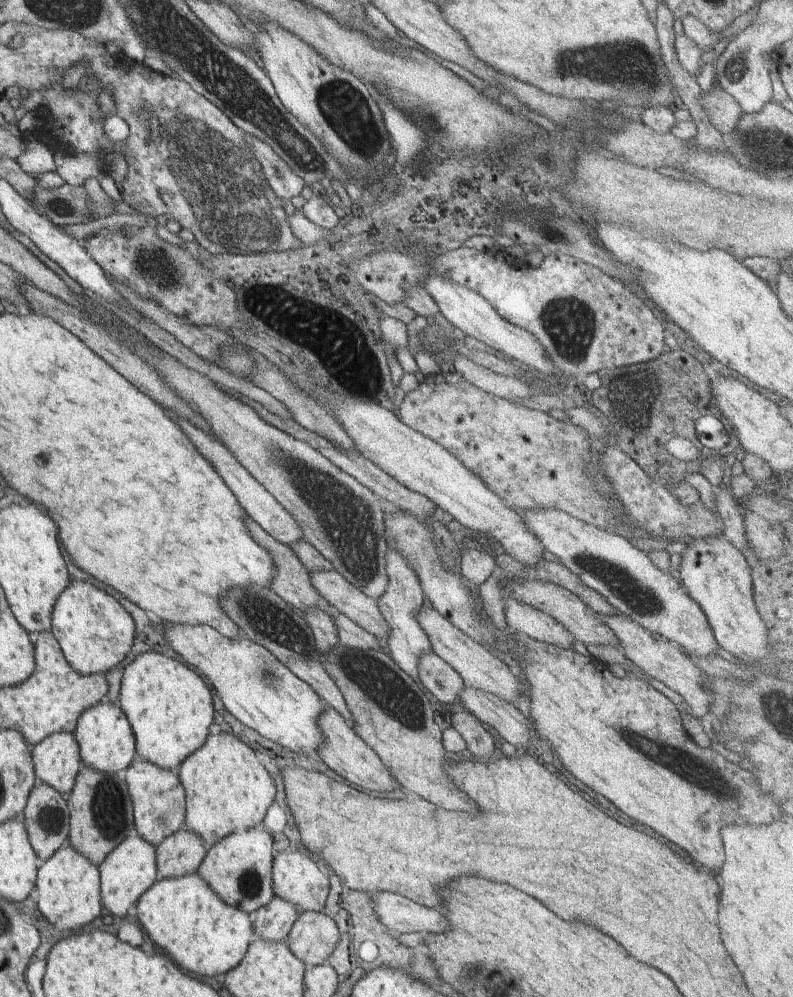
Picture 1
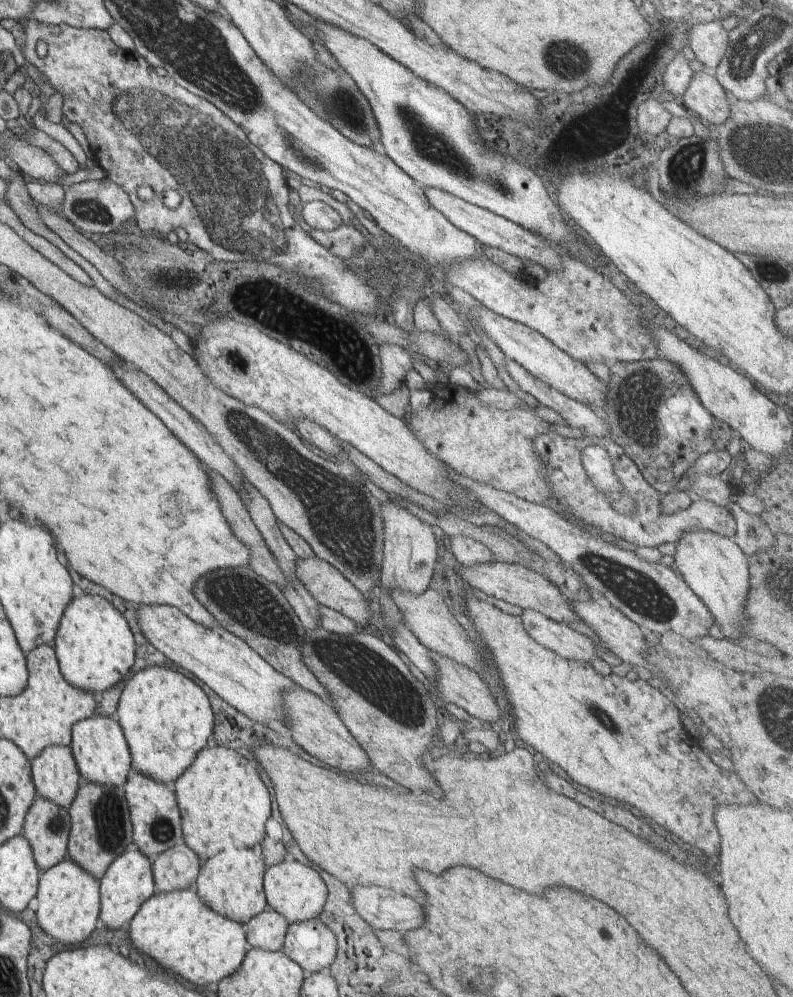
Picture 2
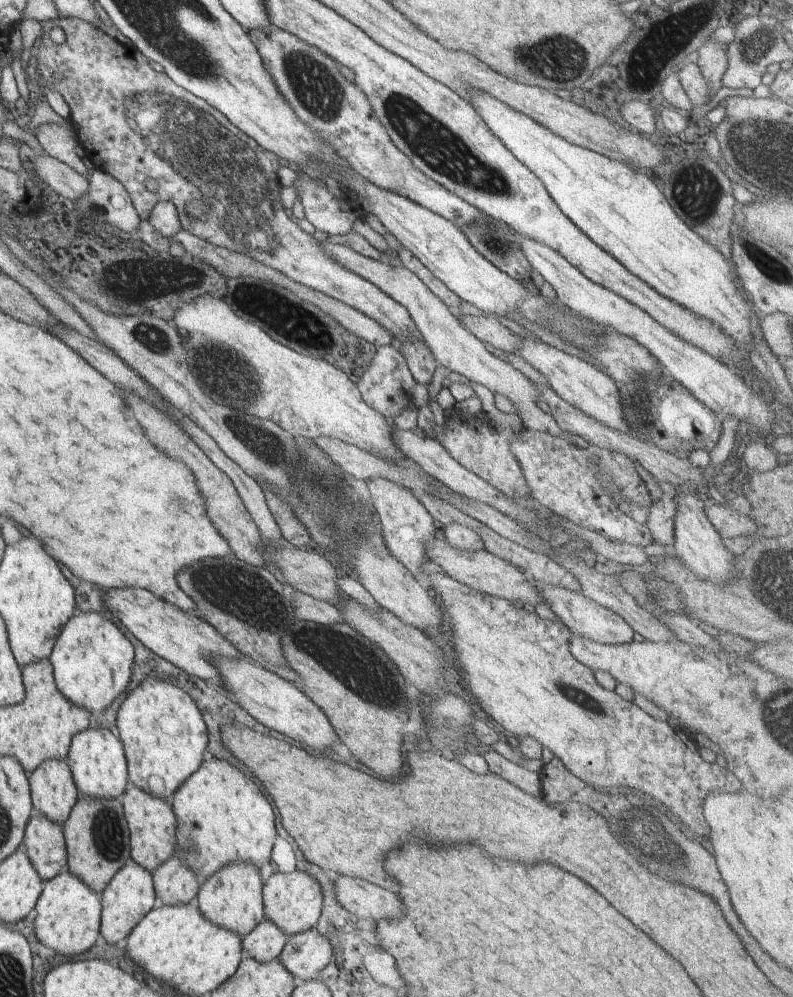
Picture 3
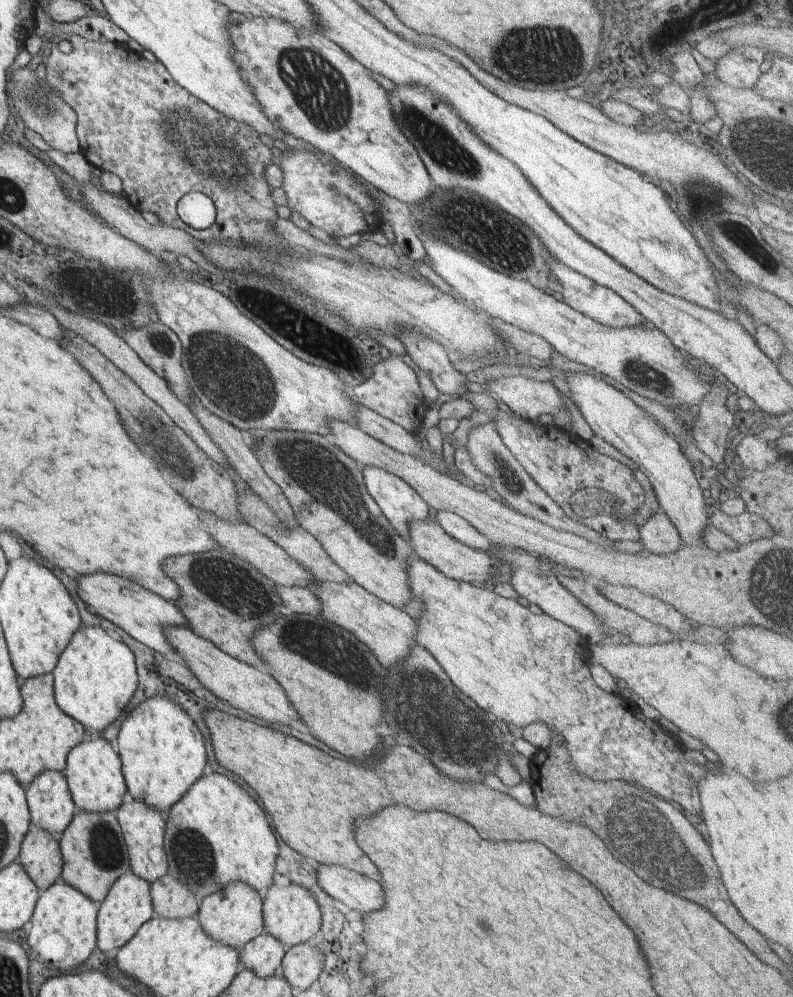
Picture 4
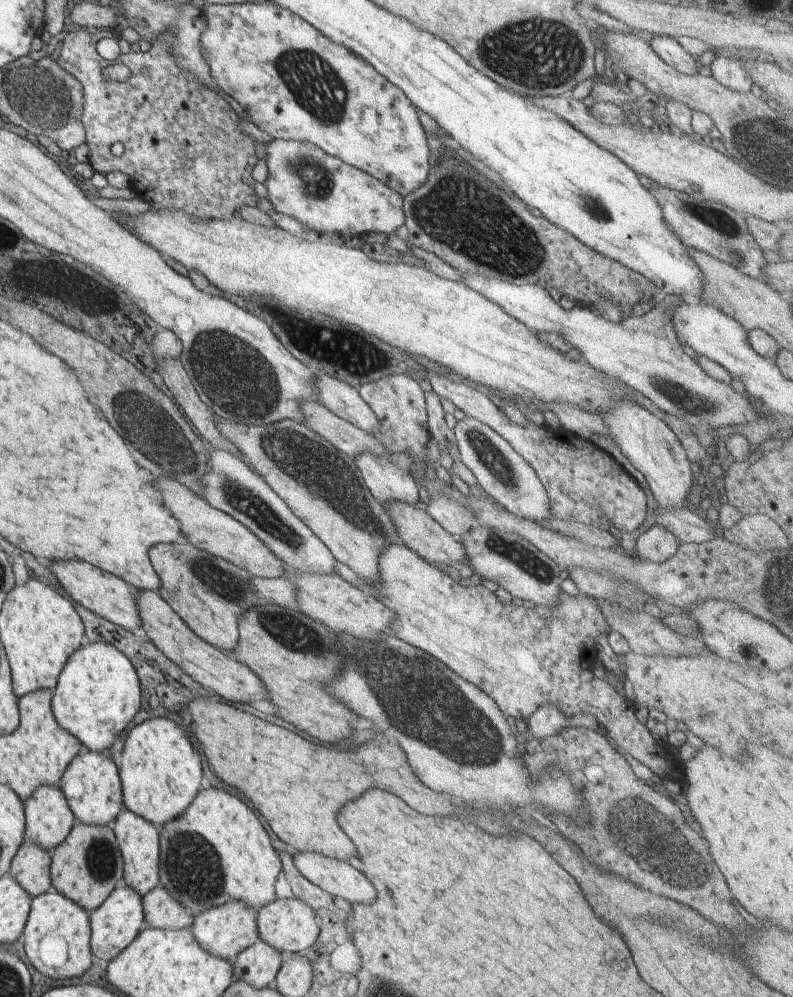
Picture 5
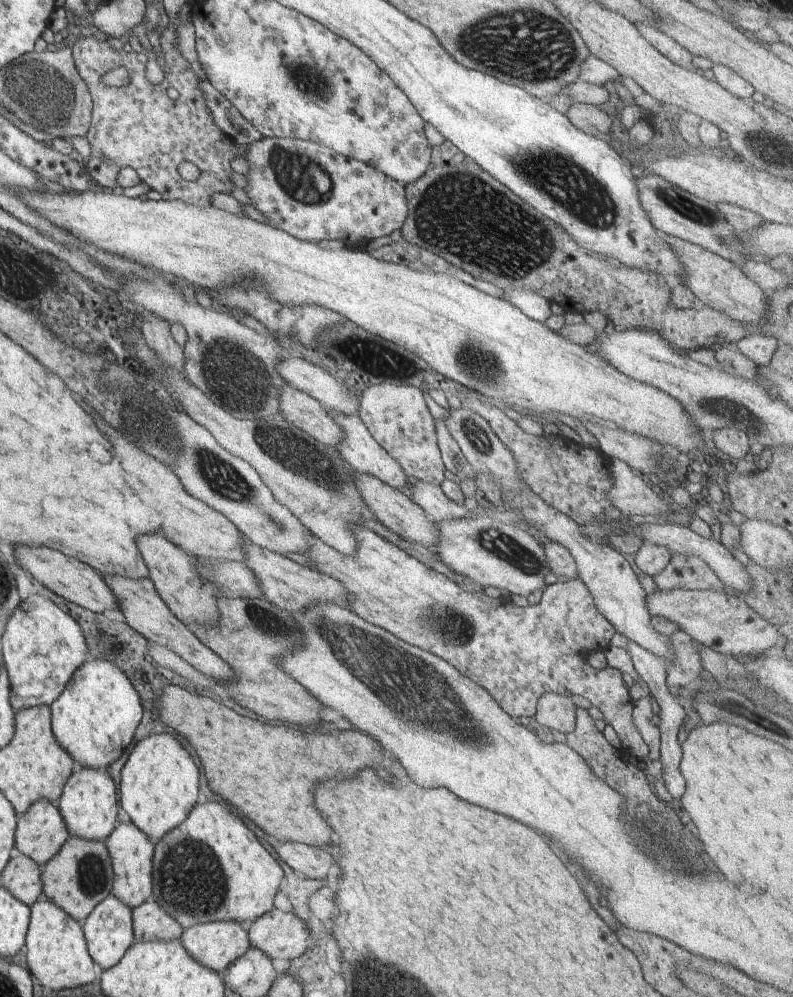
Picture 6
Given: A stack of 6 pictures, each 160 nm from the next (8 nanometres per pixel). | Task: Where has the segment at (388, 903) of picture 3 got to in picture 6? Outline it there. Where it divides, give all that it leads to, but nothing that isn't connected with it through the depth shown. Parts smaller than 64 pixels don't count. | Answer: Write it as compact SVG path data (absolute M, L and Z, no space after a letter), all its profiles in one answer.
M274 842L273 849L293 871L308 878L326 878L336 860L322 847L315 847L300 842Z

